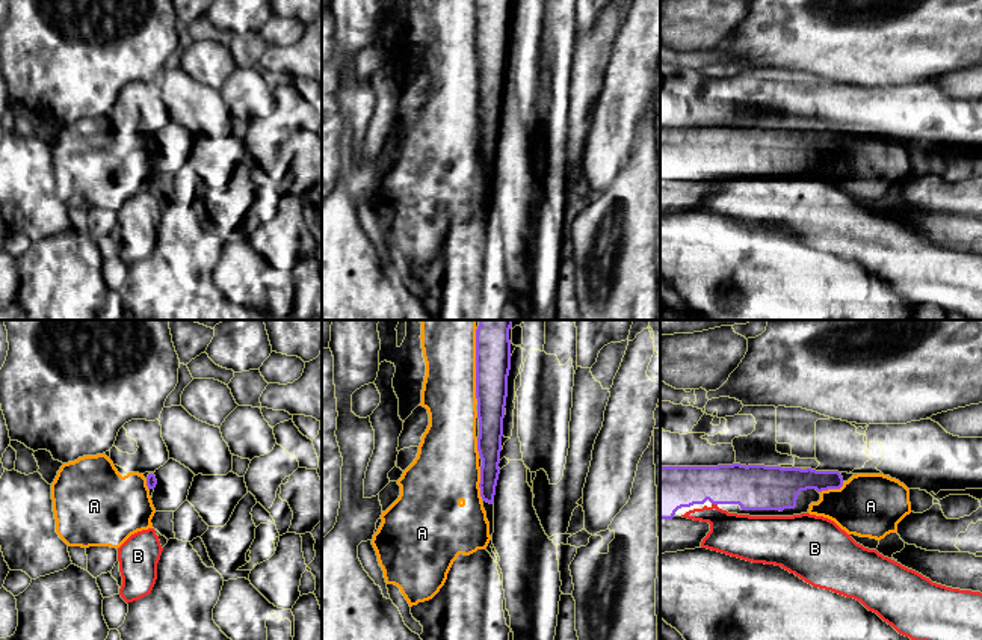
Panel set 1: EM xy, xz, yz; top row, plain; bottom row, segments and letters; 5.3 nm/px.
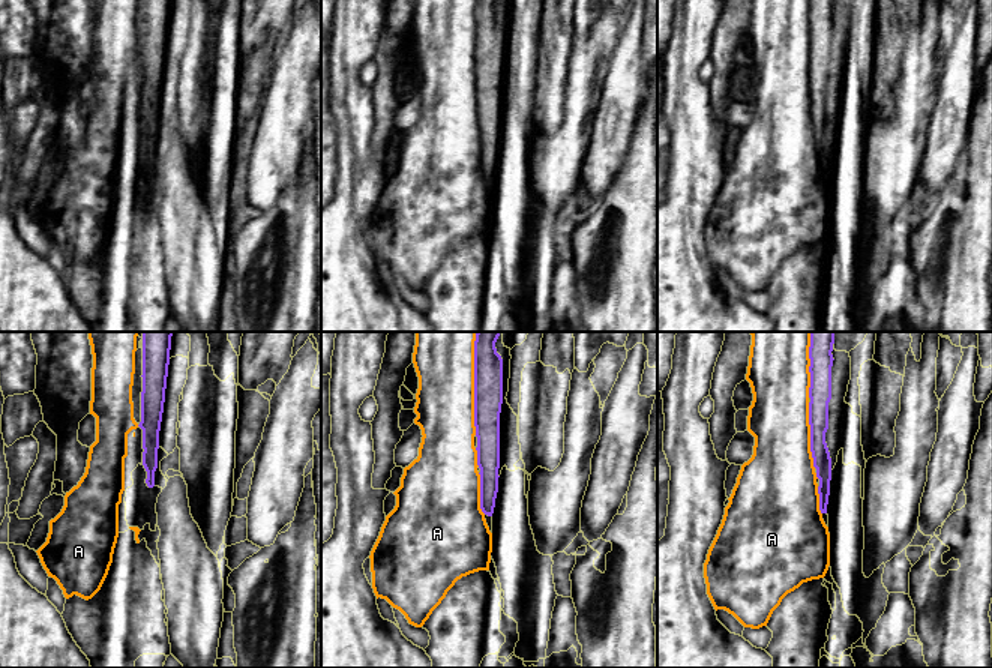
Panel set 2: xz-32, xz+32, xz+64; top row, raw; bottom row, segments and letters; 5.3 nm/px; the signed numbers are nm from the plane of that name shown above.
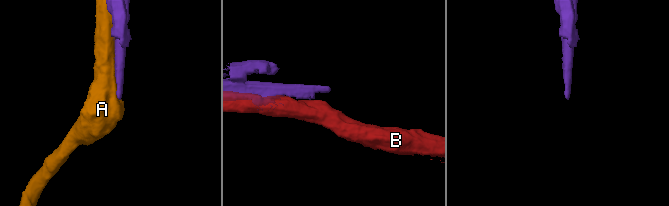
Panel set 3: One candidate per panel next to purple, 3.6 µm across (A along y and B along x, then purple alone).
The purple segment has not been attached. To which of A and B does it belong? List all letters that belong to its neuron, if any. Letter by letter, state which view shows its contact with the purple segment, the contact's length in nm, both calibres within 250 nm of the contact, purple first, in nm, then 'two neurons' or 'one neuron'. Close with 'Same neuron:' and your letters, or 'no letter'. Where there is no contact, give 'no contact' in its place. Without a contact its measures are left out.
A: xz | 400 nm | 190/280 nm | two neurons
B: yz | 40 nm | 240/240 nm | two neurons
Same neuron: no letter

